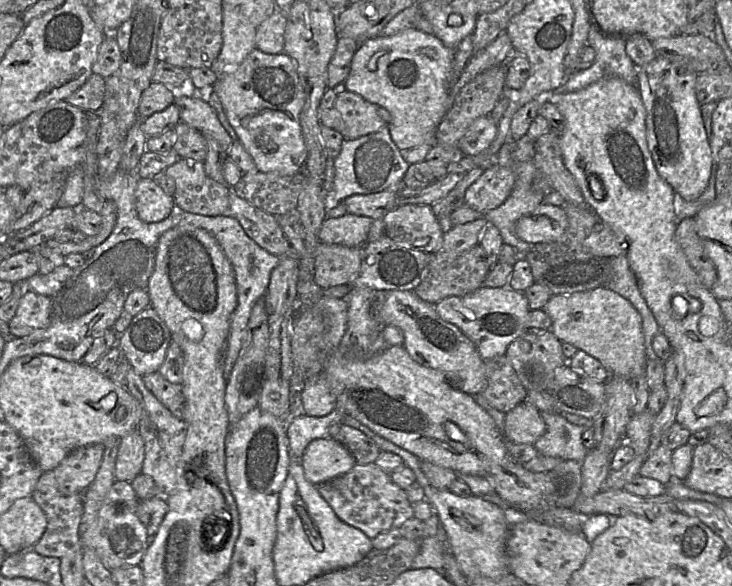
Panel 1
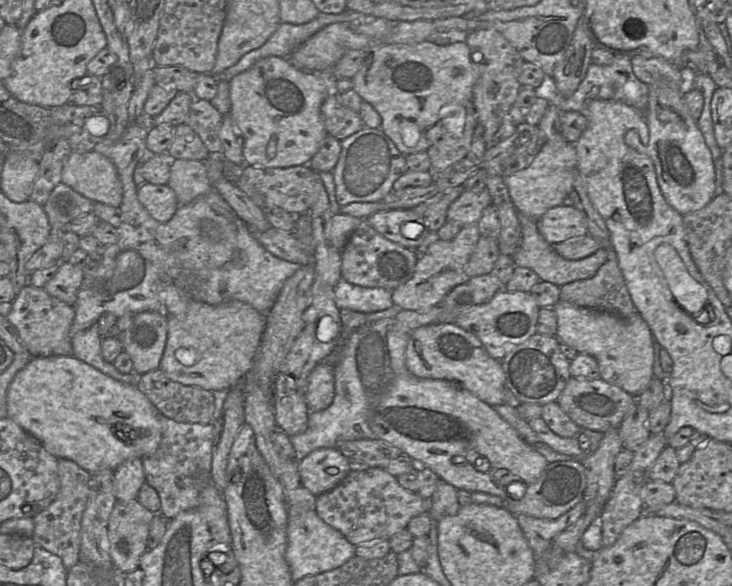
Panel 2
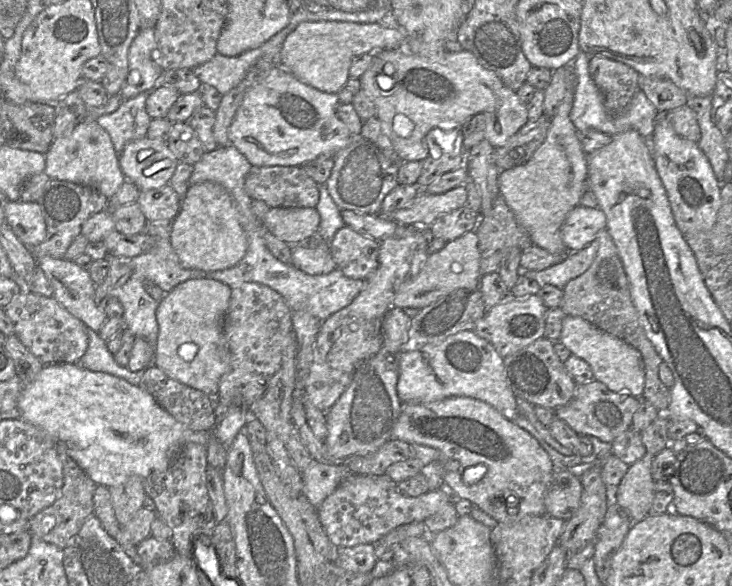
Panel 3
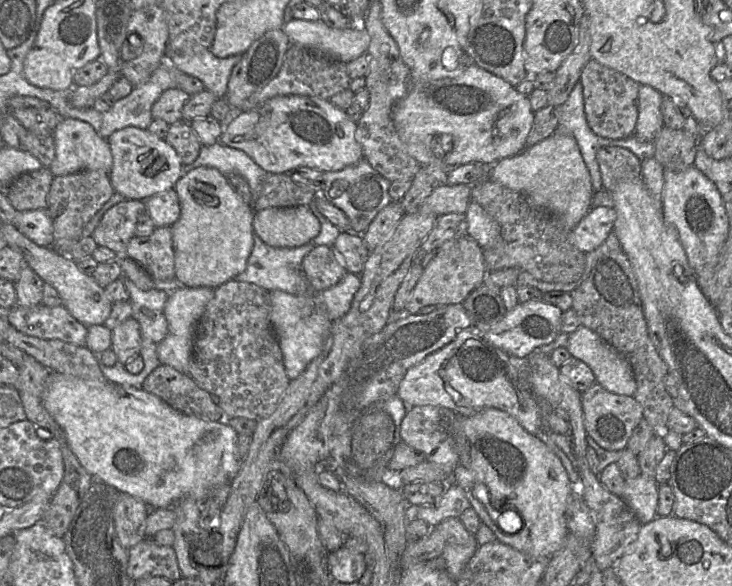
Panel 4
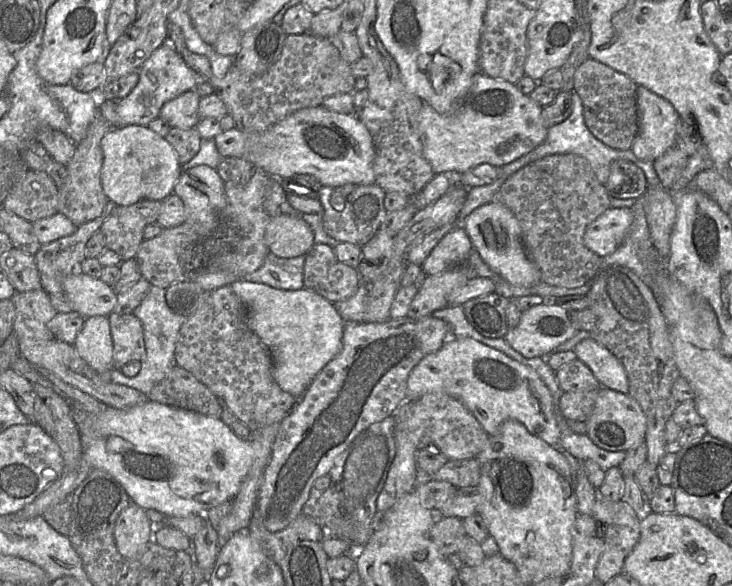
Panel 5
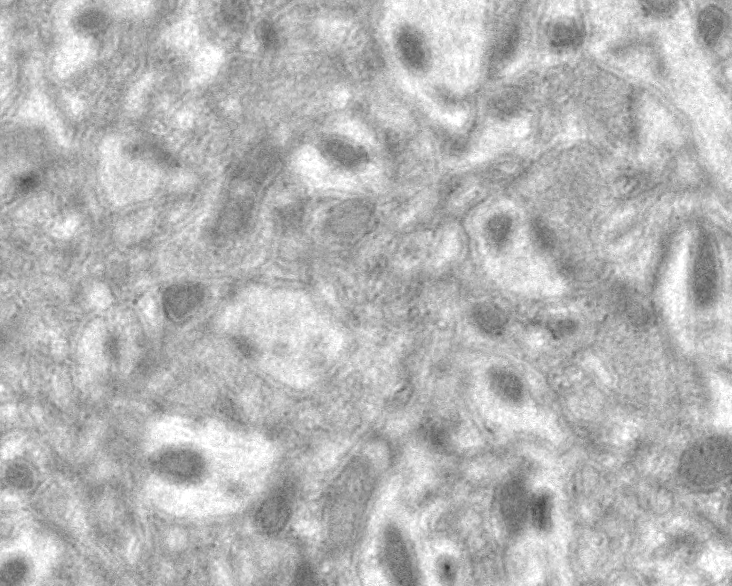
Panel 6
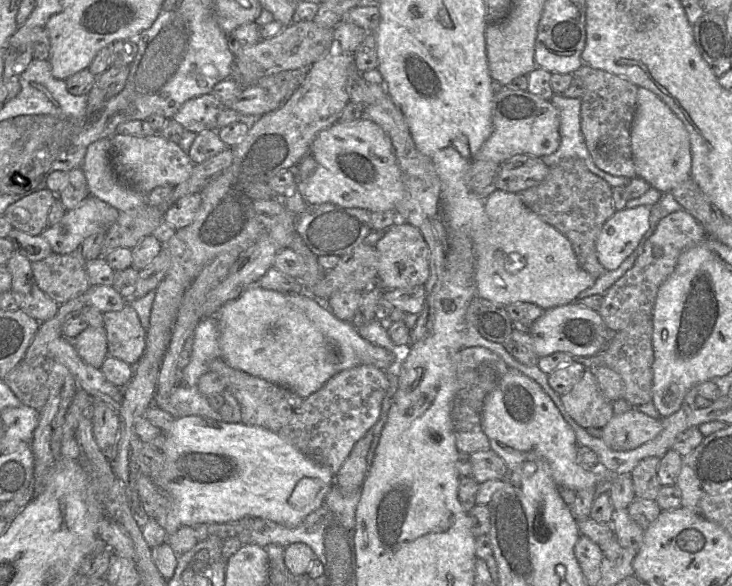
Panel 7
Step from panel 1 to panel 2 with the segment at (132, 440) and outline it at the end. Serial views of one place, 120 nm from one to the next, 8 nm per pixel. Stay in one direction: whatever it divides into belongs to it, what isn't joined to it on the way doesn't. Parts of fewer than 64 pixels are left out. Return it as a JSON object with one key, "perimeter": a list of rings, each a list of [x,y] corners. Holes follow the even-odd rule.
{"perimeter":[[[140,458],[124,461],[114,471],[114,494],[118,501],[137,499],[138,492],[145,482],[143,462]]]}

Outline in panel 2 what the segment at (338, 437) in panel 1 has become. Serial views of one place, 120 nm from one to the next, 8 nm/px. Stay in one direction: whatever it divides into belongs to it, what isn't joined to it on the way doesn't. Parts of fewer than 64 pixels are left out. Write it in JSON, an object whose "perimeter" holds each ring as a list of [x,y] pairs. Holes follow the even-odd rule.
{"perimeter":[[[372,438],[341,441],[337,449],[347,458],[351,471],[384,468],[392,459],[403,455],[396,446]]]}

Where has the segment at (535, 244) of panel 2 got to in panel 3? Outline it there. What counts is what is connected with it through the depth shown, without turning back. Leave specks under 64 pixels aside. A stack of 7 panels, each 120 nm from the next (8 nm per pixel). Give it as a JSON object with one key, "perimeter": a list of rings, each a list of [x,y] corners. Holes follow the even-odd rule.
{"perimeter":[[[597,238],[582,250],[569,253],[565,259],[541,271],[527,270],[519,266],[519,275],[532,279],[540,287],[552,285],[563,290],[573,279],[585,273],[593,263],[598,252]]]}

